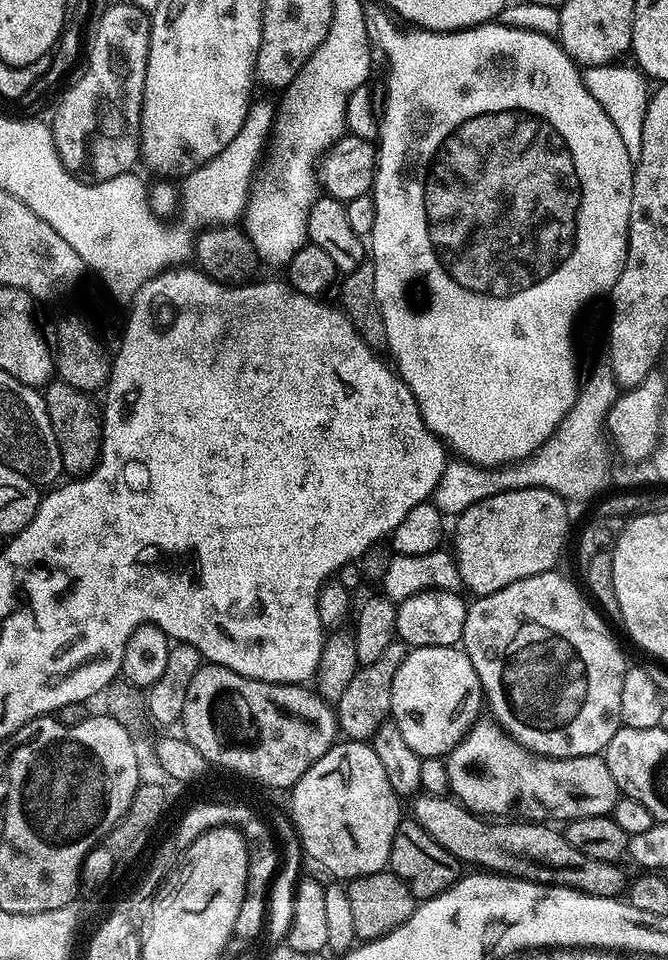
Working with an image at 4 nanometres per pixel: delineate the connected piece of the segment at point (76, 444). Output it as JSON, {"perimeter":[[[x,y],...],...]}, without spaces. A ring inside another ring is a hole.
{"perimeter":[[[59,378],[53,379],[51,383],[43,389],[44,405],[46,414],[50,414],[50,422],[54,426],[54,438],[58,442],[58,450],[62,454],[62,466],[64,472],[69,477],[80,478],[92,471],[100,463],[100,441],[104,439],[104,422],[102,419],[102,408],[99,403],[96,404],[91,395],[74,386],[67,384],[65,380]]]}

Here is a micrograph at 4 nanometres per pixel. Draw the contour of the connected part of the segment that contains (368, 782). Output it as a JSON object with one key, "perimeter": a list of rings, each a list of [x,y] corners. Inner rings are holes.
{"perimeter":[[[345,739],[344,744],[340,743],[333,743],[332,749],[322,754],[322,758],[318,758],[318,762],[314,762],[308,767],[306,774],[302,774],[300,781],[292,785],[290,815],[303,851],[309,857],[312,855],[322,867],[328,868],[332,878],[351,882],[358,876],[383,872],[389,867],[390,846],[402,823],[402,800],[397,796],[394,786],[390,786],[390,778],[386,778],[386,770],[382,767],[378,754],[374,754],[371,743],[349,739]]]}

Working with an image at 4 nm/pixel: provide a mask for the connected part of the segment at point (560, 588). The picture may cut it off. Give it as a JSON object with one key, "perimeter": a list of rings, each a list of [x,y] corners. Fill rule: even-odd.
{"perimeter":[[[553,570],[550,572],[543,572],[542,574],[534,574],[530,578],[522,578],[518,582],[510,582],[510,586],[506,586],[502,590],[498,590],[494,594],[486,594],[485,596],[477,596],[475,599],[468,604],[468,613],[466,614],[466,622],[464,623],[464,639],[462,641],[462,651],[468,655],[470,662],[474,666],[474,670],[478,674],[480,679],[480,690],[483,699],[486,701],[486,708],[488,708],[492,713],[490,713],[491,719],[495,723],[499,724],[501,728],[504,729],[507,735],[511,736],[513,740],[521,744],[523,748],[528,749],[529,752],[538,756],[550,756],[553,760],[558,758],[566,758],[567,756],[594,756],[603,753],[604,747],[610,742],[610,738],[614,738],[614,734],[622,727],[620,723],[620,707],[622,706],[622,678],[624,677],[624,671],[629,668],[629,661],[624,661],[624,652],[620,649],[620,644],[618,641],[612,637],[612,632],[608,628],[604,628],[604,623],[606,623],[605,617],[601,615],[599,611],[594,607],[593,601],[589,599],[587,595],[582,591],[581,585],[575,584],[572,580],[567,580],[566,577],[560,573],[560,570]]]}

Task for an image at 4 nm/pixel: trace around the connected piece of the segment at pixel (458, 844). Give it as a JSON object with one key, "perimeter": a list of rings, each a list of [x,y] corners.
{"perimeter":[[[420,794],[415,797],[411,815],[416,823],[430,834],[436,842],[446,846],[465,865],[480,864],[481,869],[496,874],[517,876],[535,884],[556,884],[559,888],[576,888],[591,896],[617,898],[625,895],[630,883],[624,877],[619,863],[602,862],[582,854],[564,837],[563,831],[555,832],[544,822],[524,822],[528,824],[504,824],[508,822],[489,822],[475,812],[465,808],[459,800],[447,795],[430,796]]]}

